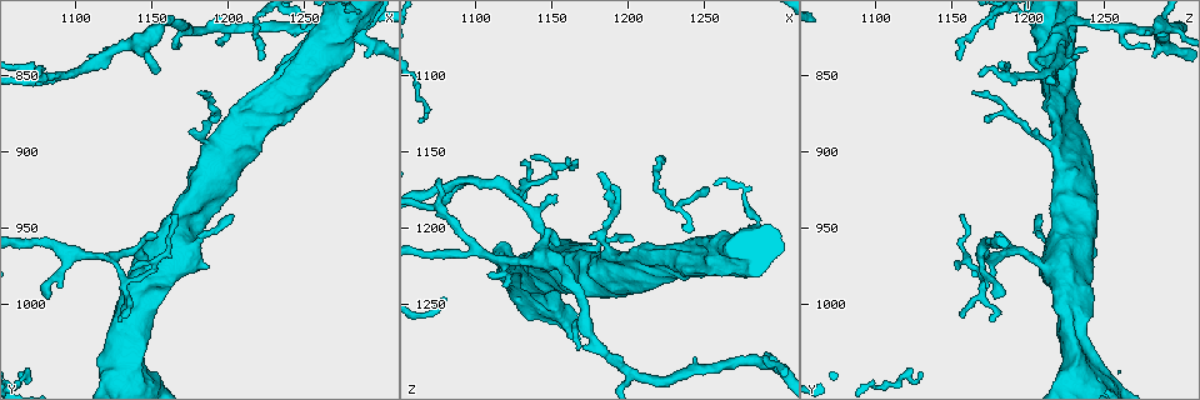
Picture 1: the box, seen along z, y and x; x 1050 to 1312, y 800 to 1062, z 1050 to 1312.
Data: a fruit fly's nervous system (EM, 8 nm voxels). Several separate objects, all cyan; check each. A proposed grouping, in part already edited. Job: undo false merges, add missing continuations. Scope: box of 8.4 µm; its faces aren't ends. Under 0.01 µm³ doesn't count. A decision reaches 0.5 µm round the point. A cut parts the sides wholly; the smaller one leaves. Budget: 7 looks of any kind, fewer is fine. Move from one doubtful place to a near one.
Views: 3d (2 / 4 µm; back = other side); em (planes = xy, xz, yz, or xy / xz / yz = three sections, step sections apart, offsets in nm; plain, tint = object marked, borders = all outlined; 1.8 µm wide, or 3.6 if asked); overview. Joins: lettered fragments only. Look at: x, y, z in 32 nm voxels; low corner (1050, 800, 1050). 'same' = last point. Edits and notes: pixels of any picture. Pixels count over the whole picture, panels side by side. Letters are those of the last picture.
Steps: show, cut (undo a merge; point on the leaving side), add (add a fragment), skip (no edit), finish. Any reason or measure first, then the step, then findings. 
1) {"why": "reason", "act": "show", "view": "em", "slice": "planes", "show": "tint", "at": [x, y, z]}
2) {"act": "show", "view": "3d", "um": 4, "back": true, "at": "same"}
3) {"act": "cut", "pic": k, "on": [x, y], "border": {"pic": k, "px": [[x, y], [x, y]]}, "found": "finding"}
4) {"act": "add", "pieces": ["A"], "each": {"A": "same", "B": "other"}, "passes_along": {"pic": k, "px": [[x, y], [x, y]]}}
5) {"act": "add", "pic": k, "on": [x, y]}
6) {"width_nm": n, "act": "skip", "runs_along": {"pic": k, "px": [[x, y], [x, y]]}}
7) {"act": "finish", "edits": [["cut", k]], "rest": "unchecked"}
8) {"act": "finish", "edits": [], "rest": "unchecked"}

{"why": "an open end", "act": "show", "view": "em", "slice": "xz", "step": 4, "show": "tint", "at": [1078, 848, 1170]}

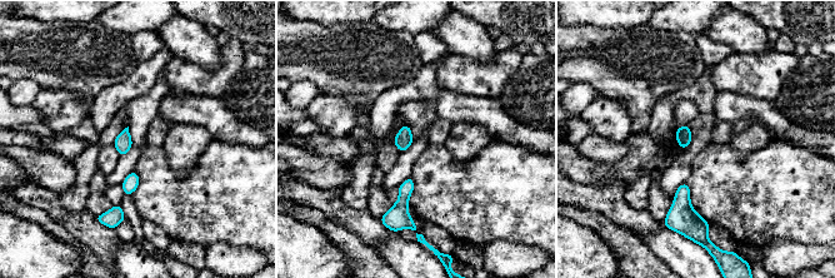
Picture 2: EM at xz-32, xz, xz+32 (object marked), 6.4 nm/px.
{"act": "show", "view": "em", "slice": "planes", "show": "borders", "at": "same"}

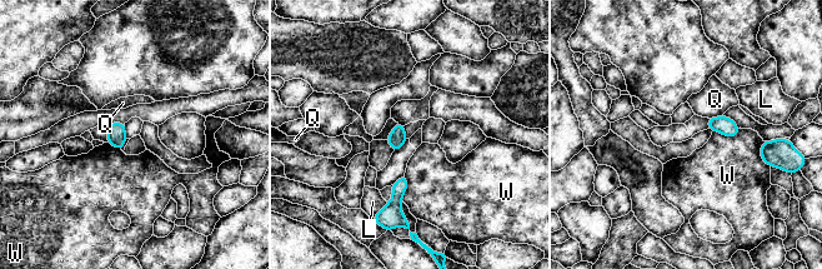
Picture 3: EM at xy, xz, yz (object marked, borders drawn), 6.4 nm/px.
{"act": "skip", "each": {"L": "other", "Q": "other", "W": "other"}, "border": {"pic": 3, "px": [[740, 128], [736, 135], [712, 130]]}, "found": "no lettered fragment goes on from it"}

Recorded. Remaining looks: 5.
{"why": "tapers out", "act": "show", "view": "em", "slice": "xy", "step": 8, "show": "tint", "at": [1080, 998, 1178]}

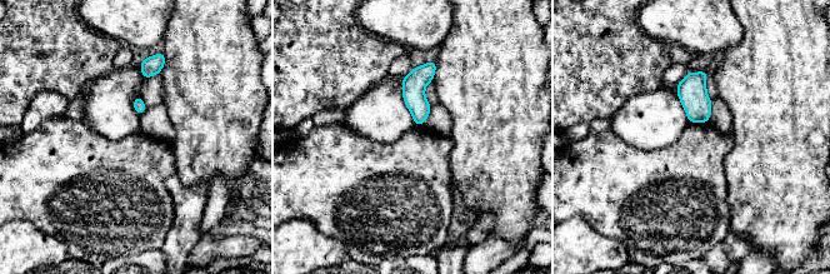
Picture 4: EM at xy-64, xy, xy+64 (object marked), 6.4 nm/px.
{"act": "show", "view": "em", "slice": "planes", "show": "borders", "at": "same"}

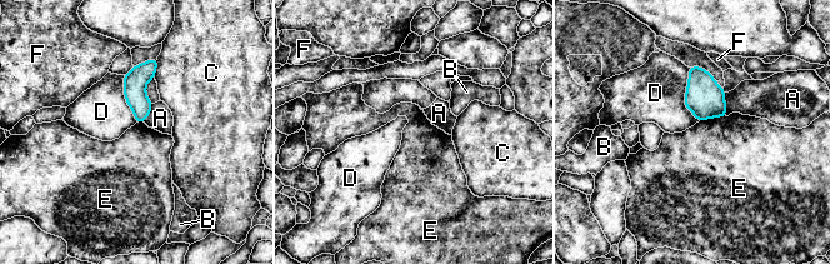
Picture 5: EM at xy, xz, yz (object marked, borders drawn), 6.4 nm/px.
{"act": "skip", "each": {"A": "other", "B": "other", "C": "other", "D": "other", "E": "other", "F": "other"}, "runs_along": {"pic": 5, "px": [[154, 63], [139, 78], [140, 119]]}, "found": "no lettered fragment goes on from it"}

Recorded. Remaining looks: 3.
{"why": "three arms meet", "act": "show", "view": "em", "slice": "planes", "show": "plain", "at": [1286, 824, 1286]}

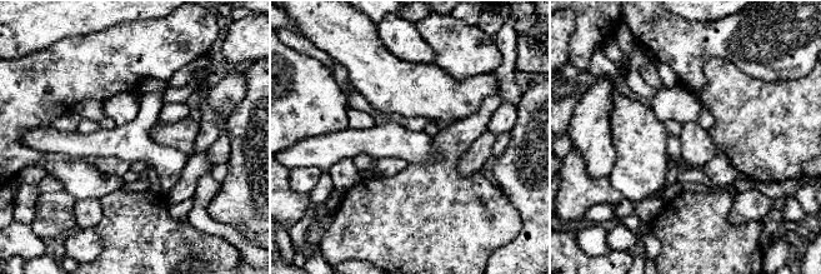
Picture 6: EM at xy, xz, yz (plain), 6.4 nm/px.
{"why": "where the object lies", "act": "show", "view": "em", "slice": "planes", "show": "tint", "at": "same"}

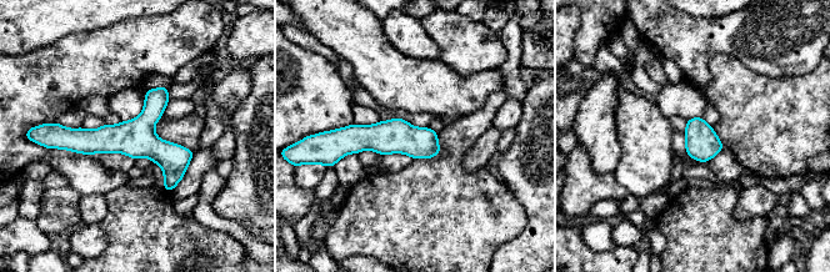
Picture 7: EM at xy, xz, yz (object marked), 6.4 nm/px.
{"act": "show", "view": "em", "slice": "planes", "show": "borders", "at": "same"}

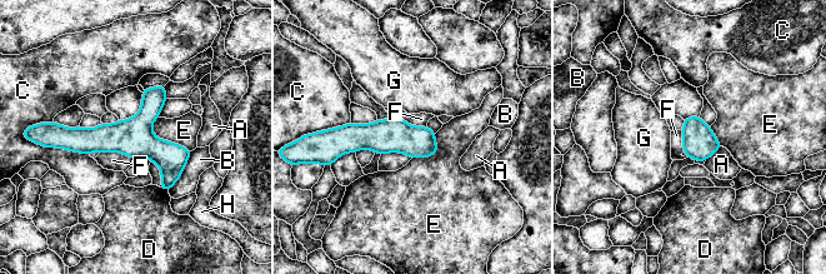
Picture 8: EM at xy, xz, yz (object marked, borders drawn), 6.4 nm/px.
{"act": "skip", "each": {"A": "other", "B": "other", "C": "other", "D": "other", "E": "other", "F": "other", "G": "other", "H": "other"}, "runs_along": {"pic": 8, "px": [[58, 129], [186, 154]]}, "found": "one neuron here"}

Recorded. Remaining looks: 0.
{"act": "finish", "edits": [], "rest": "unchecked"}

